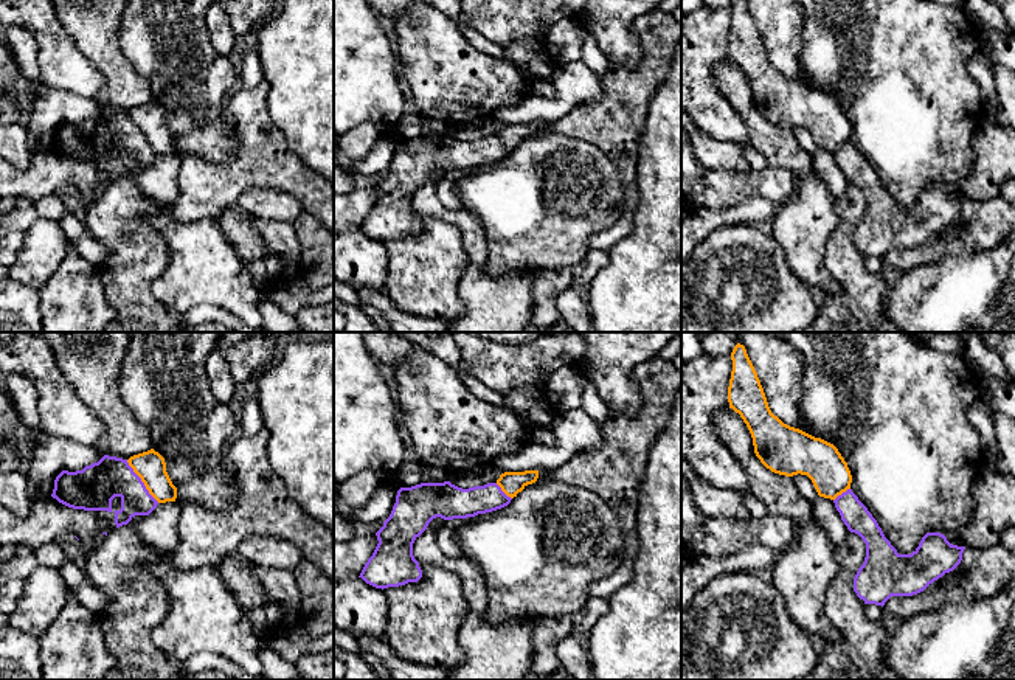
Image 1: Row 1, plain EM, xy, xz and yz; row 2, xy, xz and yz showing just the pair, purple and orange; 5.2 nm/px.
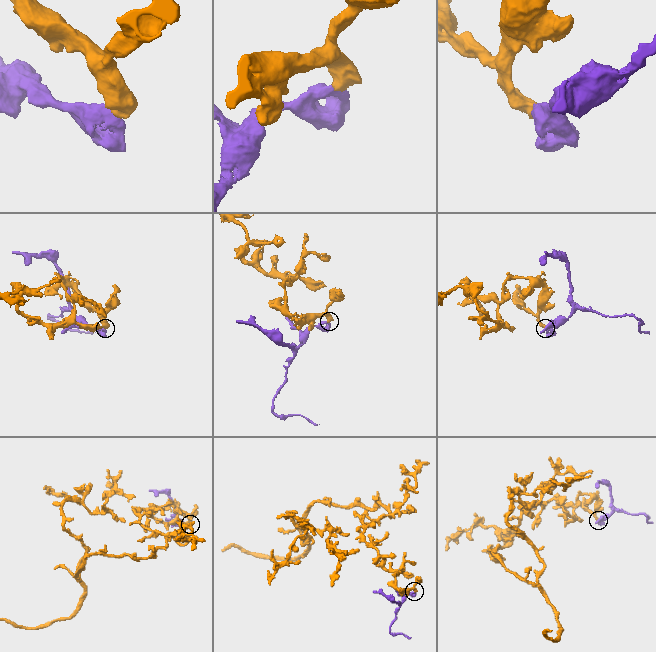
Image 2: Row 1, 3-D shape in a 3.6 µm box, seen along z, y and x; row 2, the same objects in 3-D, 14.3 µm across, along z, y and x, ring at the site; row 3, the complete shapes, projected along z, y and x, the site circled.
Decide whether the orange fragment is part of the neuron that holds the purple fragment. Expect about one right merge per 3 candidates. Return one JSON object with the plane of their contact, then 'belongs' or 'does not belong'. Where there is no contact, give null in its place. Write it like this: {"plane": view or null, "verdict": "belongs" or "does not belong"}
{"plane": "xy", "verdict": "does not belong"}

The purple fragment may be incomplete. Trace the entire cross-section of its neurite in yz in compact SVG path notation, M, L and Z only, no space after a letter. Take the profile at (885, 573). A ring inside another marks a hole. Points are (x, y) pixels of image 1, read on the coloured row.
M852 489L833 503L847 529L866 543L864 562L854 578L854 592L864 604L883 607L891 596L917 595L962 560L965 546L951 545L941 533L927 533L911 554L899 554Z

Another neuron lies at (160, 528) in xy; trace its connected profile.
M177 501L158 503L149 515L132 517L127 526L158 551L172 551L178 546L180 512L182 506Z

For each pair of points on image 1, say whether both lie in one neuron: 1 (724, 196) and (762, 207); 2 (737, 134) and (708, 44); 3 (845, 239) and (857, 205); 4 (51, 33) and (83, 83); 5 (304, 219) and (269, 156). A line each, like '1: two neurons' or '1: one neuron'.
1: two neurons
2: one neuron
3: one neuron
4: one neuron
5: two neurons

